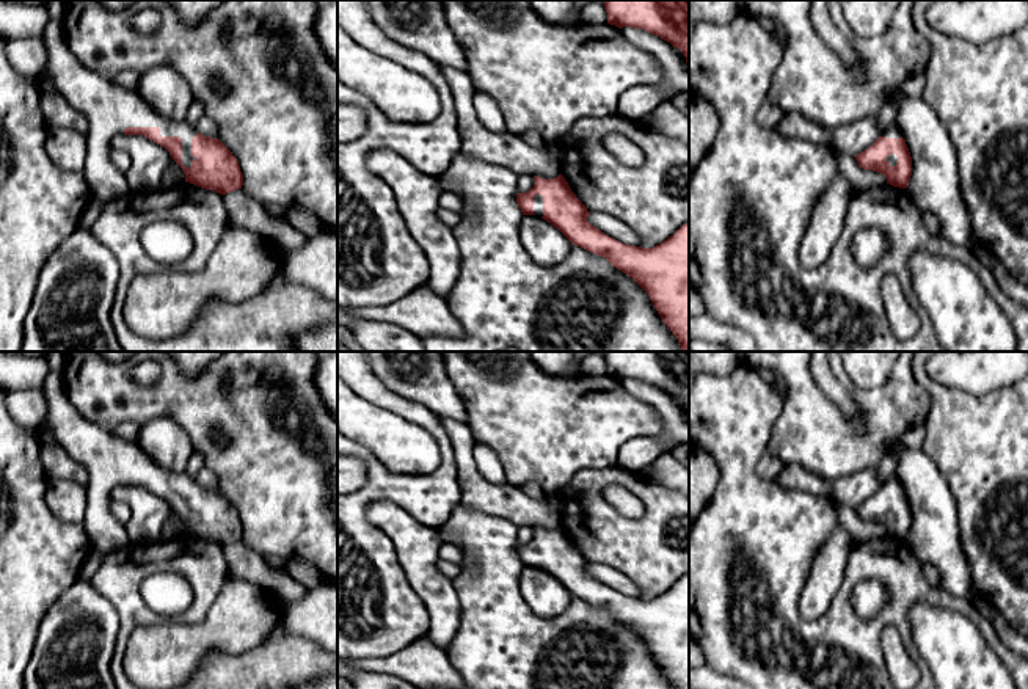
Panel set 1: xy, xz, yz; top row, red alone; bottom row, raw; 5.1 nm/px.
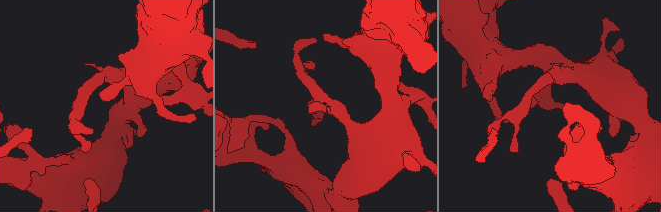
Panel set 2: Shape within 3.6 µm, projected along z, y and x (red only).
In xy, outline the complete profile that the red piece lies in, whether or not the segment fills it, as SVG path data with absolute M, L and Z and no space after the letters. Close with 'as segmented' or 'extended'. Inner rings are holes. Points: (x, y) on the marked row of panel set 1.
M49 19L42 41L49 61L39 78L49 80L88 119L83 174L91 196L107 204L130 193L126 173L110 160L111 138L121 133L143 135L163 146L182 168L185 182L220 195L242 188L239 162L218 138L160 116L135 88L86 69L71 53L61 20Z | extended

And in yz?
M896 126L887 127L868 149L854 157L860 168L884 174L893 187L907 188L912 157Z | extended

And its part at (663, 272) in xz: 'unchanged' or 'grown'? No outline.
grown

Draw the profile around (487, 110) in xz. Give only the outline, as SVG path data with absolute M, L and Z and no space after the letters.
M474 91L474 108L476 115L480 121L480 124L494 133L504 133L505 132L505 121L504 116L496 104L496 100L482 93L482 91Z

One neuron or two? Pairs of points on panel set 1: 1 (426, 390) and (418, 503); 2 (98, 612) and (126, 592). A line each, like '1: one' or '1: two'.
1: two
2: two

